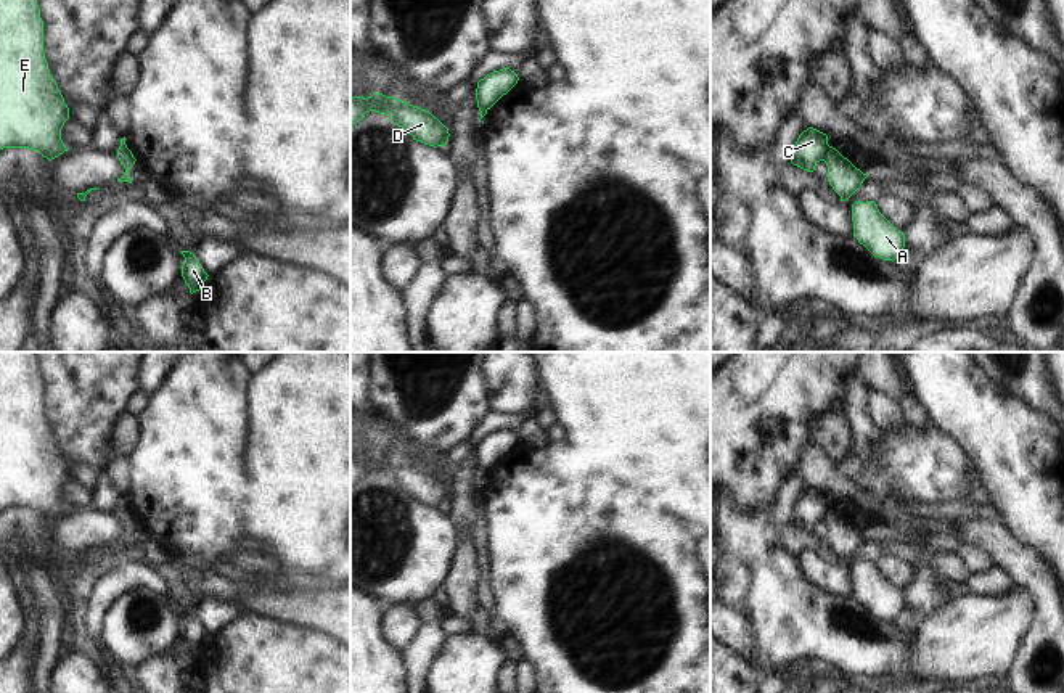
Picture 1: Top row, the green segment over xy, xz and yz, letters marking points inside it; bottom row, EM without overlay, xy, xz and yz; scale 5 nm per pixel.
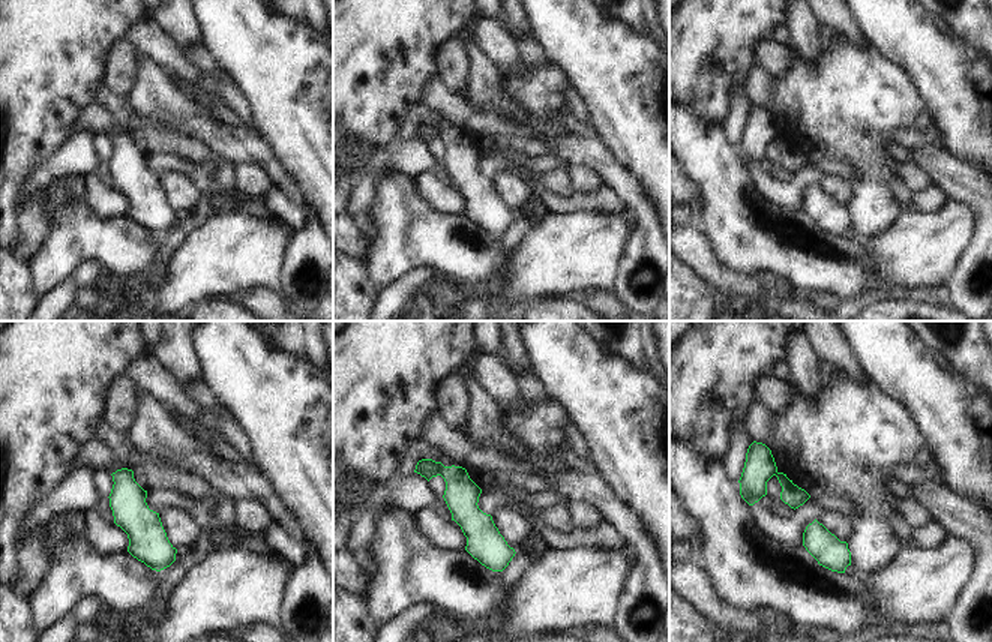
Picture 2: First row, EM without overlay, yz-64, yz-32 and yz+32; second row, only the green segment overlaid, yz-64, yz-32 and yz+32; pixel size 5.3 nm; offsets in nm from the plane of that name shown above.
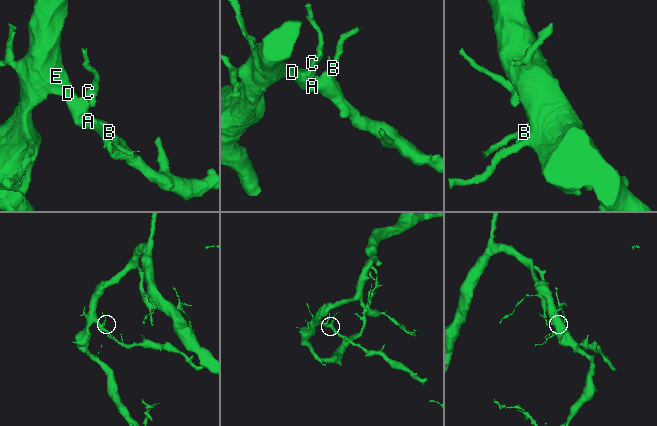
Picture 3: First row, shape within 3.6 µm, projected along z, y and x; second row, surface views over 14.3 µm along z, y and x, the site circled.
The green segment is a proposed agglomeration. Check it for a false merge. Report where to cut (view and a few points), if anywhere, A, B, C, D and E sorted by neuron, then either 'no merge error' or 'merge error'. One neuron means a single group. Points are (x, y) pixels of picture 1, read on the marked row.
cut in yz along (830, 147), (823, 159); A B D E / C; merge error

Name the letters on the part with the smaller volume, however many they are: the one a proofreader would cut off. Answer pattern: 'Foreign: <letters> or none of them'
Foreign: C

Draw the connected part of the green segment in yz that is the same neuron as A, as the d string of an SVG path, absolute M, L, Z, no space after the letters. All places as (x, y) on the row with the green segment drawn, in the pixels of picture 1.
M874 201L852 204L853 236L874 257L895 260L905 248L905 235L897 230L878 209Z

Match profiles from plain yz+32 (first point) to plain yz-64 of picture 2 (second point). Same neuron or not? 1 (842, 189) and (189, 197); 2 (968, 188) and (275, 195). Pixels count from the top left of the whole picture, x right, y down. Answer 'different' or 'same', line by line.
1: same
2: different

